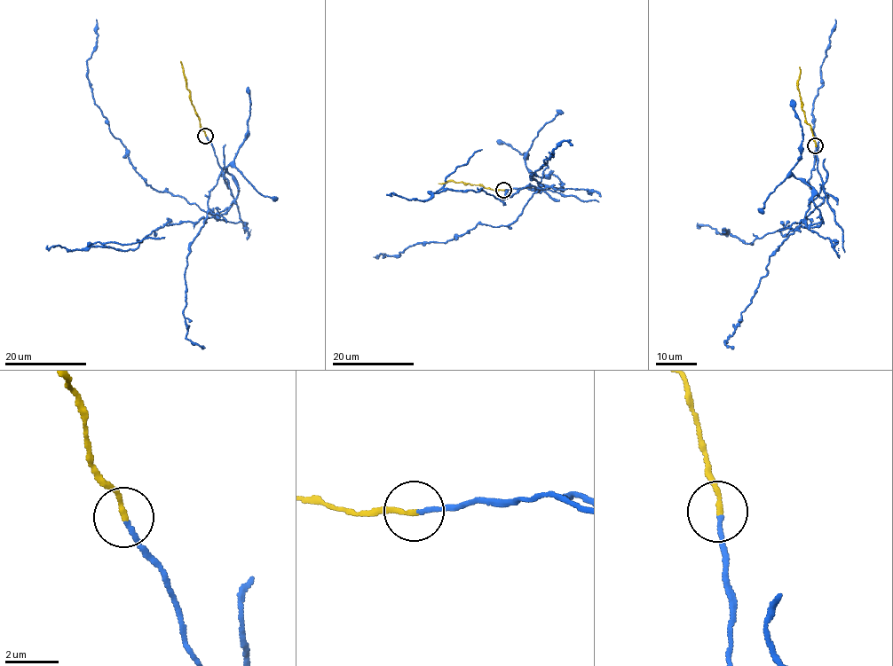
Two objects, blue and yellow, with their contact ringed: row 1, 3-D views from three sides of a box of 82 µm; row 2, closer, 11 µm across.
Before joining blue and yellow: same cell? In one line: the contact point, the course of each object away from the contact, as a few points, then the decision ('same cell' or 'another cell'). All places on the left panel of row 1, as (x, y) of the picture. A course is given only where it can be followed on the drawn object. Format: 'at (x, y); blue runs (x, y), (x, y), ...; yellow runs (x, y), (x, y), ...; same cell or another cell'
at (205, 136); blue runs (205, 136), (221, 172), (209, 192), (210, 213), (153, 190), (109, 129), (88, 77), (96, 19); yellow runs (205, 135), (180, 61); another cell

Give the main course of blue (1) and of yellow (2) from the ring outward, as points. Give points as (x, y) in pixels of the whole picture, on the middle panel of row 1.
1: (504, 190), (544, 187), (510, 223), (478, 223), (445, 242), (423, 242), (399, 255), (373, 257)
2: (503, 190), (448, 181), (438, 184)

